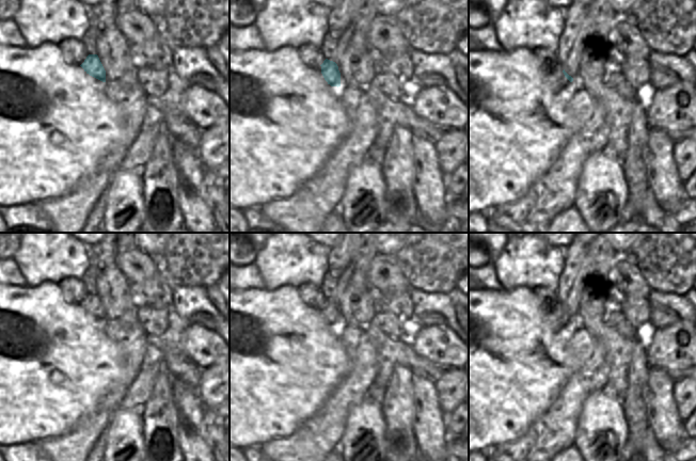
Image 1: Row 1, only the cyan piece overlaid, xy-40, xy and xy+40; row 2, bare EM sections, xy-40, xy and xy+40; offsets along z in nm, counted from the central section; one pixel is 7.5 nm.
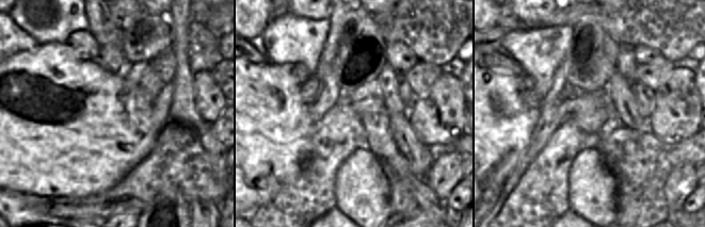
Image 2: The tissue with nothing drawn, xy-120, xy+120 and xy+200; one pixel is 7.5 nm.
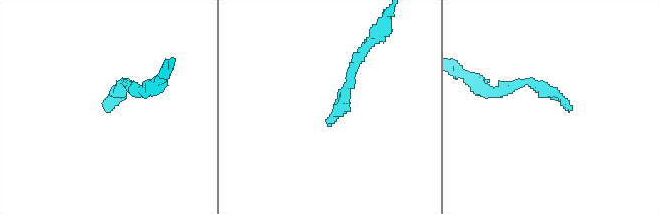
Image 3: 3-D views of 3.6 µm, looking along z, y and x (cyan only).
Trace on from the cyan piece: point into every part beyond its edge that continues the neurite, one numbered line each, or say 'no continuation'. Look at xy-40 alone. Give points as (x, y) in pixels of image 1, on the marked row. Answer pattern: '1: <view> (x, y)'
no continuation

